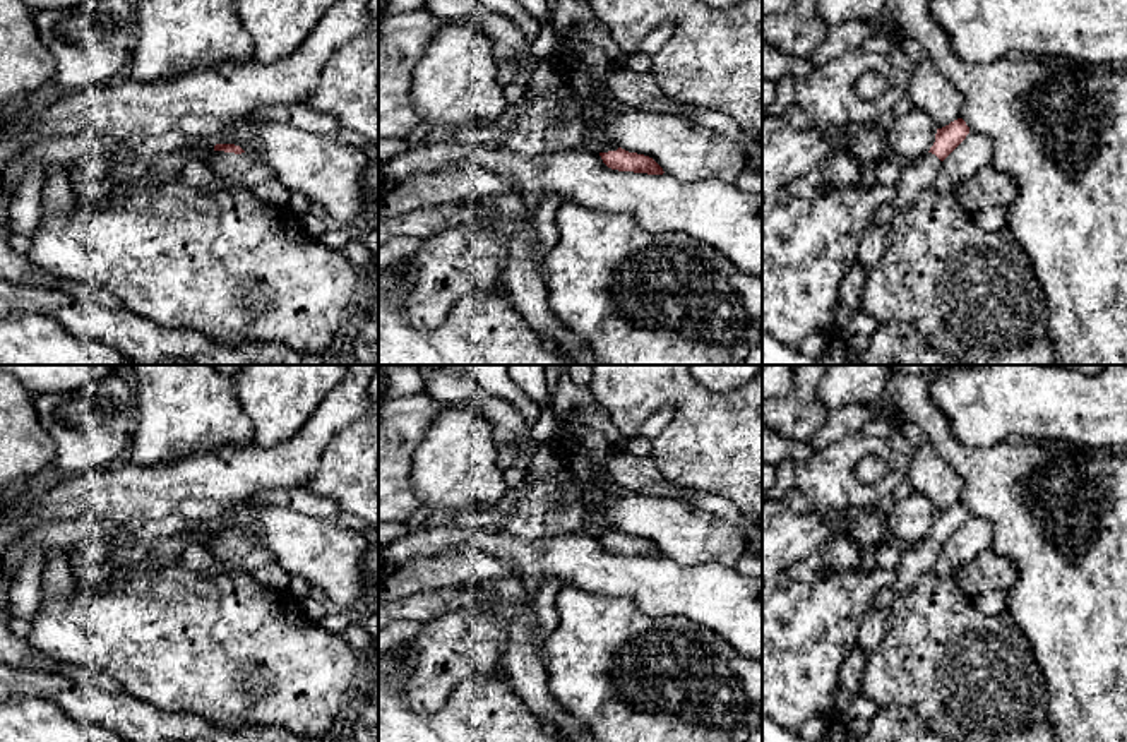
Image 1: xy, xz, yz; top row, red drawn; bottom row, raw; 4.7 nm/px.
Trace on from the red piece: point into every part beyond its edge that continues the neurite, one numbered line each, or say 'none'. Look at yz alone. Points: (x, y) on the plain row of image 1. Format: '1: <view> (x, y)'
1: yz (917, 561)

